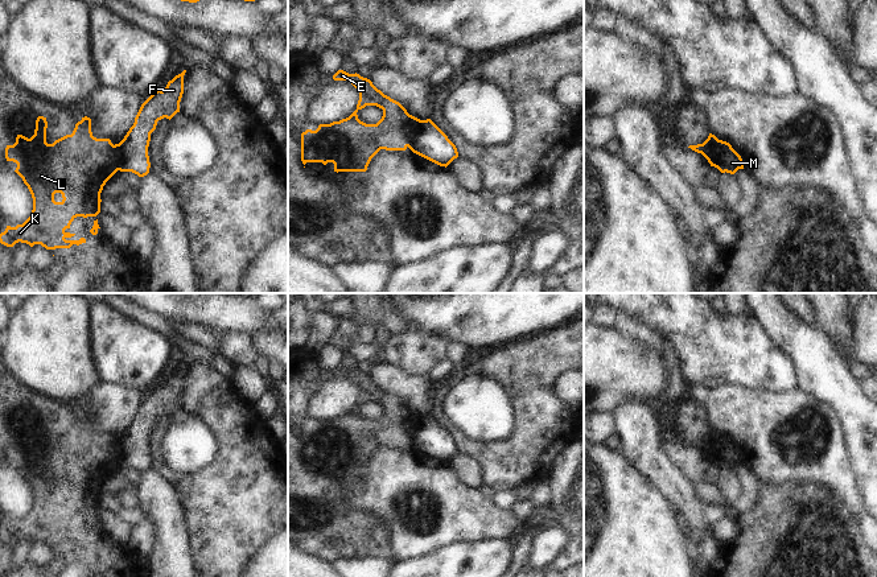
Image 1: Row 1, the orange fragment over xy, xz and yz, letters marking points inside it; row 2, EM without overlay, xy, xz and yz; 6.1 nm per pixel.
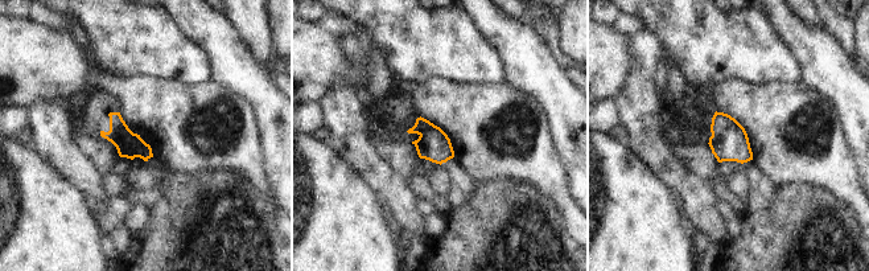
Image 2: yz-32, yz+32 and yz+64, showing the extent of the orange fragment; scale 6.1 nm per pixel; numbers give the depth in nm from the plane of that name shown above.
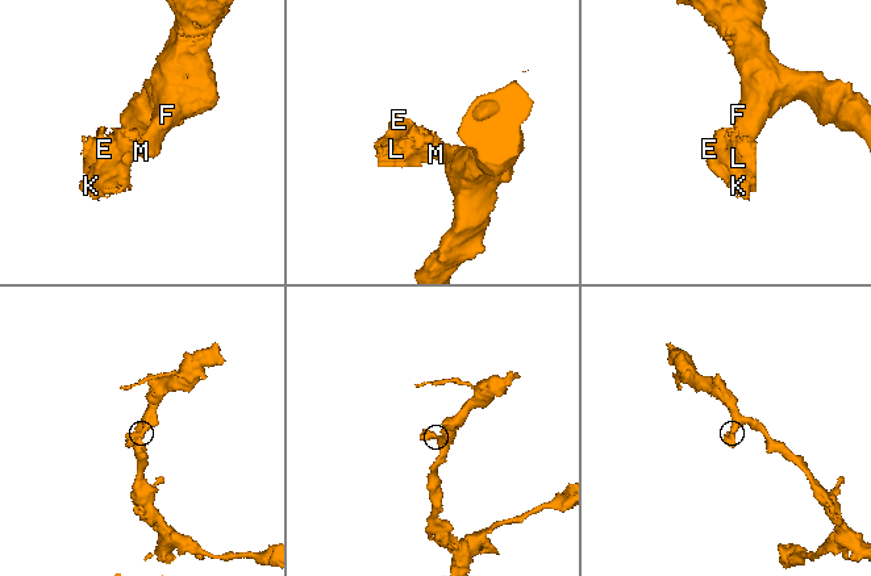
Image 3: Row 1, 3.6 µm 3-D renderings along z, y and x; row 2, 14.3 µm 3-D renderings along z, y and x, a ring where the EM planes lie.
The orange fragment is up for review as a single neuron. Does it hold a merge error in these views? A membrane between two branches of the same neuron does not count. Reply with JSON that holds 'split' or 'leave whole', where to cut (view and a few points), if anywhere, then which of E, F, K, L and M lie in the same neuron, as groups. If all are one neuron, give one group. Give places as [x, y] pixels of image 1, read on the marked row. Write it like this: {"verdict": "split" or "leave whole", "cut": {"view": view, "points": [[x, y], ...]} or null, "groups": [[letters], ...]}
{"verdict": "split", "cut": {"view": "yz", "points": [[703, 143], [711, 143], [715, 147], [717, 159], [711, 165]]}, "groups": [["E", "K", "L"], ["F", "M"]]}

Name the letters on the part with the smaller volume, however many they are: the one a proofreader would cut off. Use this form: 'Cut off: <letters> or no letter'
Cut off: E, K, L

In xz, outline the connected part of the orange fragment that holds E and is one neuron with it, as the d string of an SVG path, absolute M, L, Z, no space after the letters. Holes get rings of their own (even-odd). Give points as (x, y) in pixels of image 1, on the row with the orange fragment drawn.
M338 70L334 81L349 81L359 92L357 110L346 119L330 124L320 124L316 131L306 129L301 133L301 161L334 164L334 172L366 172L371 158L380 151L405 151L407 139L413 137L423 120L409 115L396 100L384 95L372 82L359 74L349 74ZM366 106L376 106L383 110L383 116L376 124L366 124L358 119L357 112Z

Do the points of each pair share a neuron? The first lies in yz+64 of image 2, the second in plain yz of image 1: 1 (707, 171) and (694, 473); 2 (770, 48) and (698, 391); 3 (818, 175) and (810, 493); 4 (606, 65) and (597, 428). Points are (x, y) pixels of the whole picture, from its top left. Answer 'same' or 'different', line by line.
1: same
2: different
3: different
4: different

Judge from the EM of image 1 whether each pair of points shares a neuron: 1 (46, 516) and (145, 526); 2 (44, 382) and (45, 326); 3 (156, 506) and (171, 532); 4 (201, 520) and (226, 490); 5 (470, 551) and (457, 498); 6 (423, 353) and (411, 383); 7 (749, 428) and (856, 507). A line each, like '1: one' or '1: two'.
1: two
2: one
3: one
4: one
5: two
6: two
7: one

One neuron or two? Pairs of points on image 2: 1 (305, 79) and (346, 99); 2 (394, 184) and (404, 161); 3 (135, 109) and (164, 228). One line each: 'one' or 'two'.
1: two
2: two
3: two

